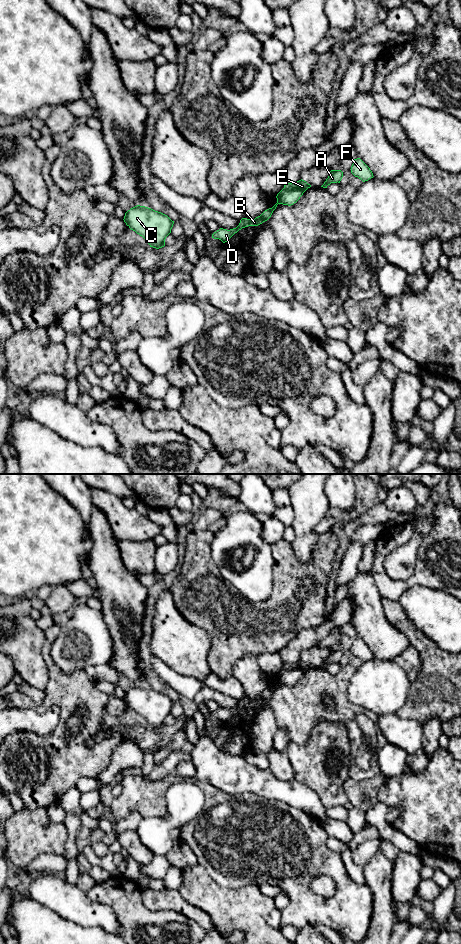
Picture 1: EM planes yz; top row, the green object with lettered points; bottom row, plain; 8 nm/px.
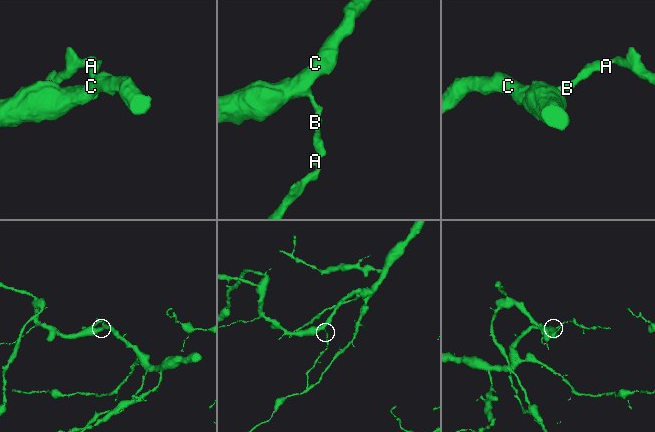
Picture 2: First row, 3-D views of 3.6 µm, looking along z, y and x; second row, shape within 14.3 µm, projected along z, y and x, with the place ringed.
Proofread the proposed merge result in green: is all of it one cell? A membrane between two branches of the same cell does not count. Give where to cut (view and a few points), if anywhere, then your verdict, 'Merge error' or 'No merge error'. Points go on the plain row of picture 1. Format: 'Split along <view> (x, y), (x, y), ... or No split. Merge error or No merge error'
No split. No merge error

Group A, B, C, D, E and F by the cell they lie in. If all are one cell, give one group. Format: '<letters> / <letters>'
A B C D E F

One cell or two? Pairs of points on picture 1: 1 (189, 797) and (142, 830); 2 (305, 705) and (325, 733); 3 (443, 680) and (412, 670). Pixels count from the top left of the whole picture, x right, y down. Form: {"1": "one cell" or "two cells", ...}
{"1": "one cell", "2": "two cells", "3": "two cells"}

